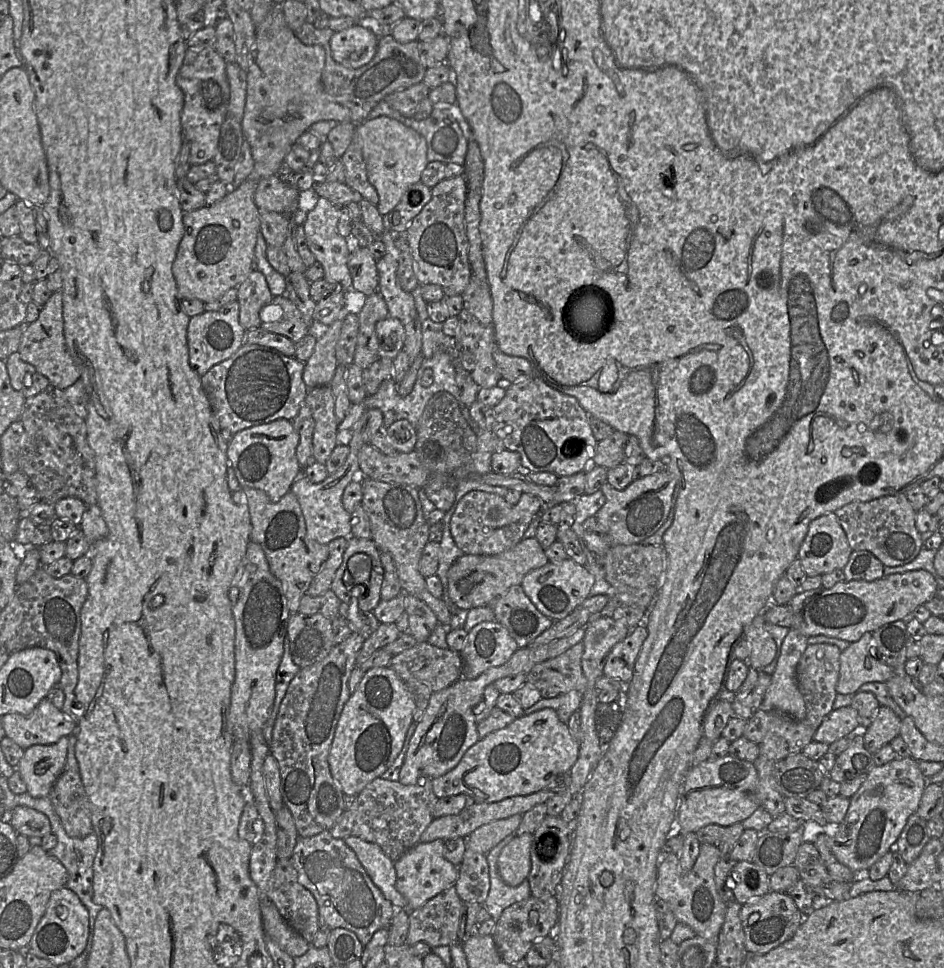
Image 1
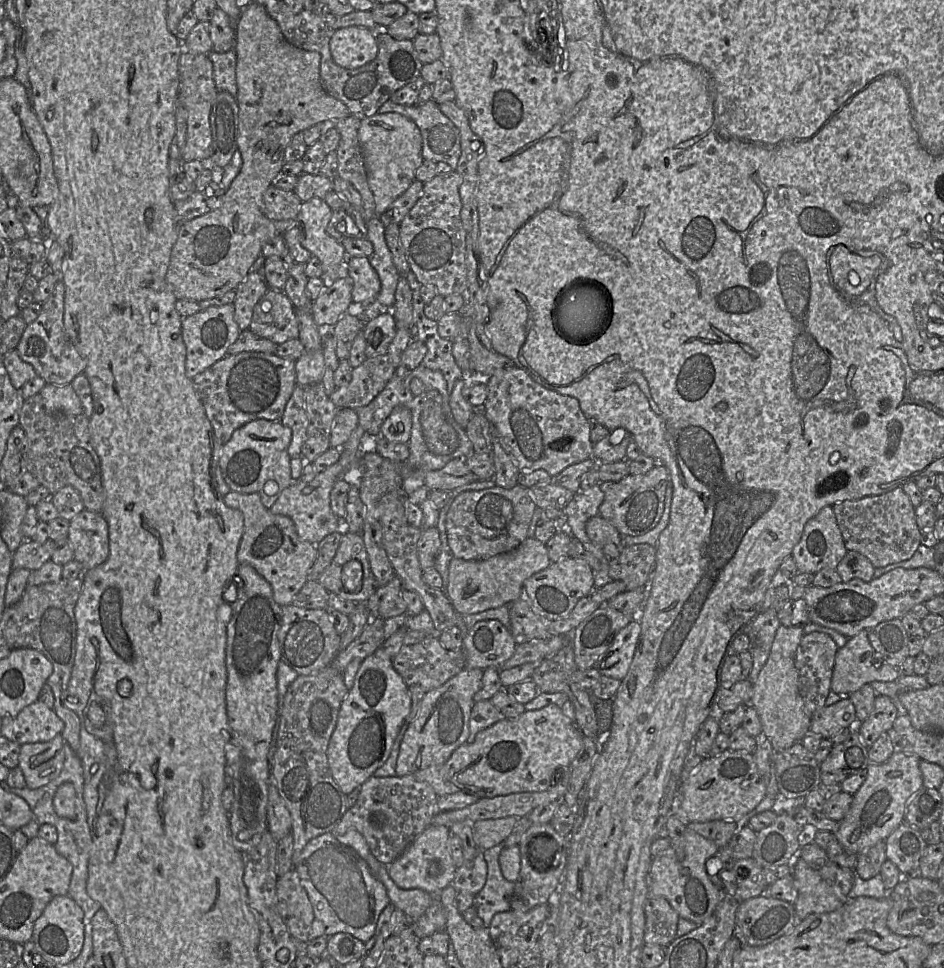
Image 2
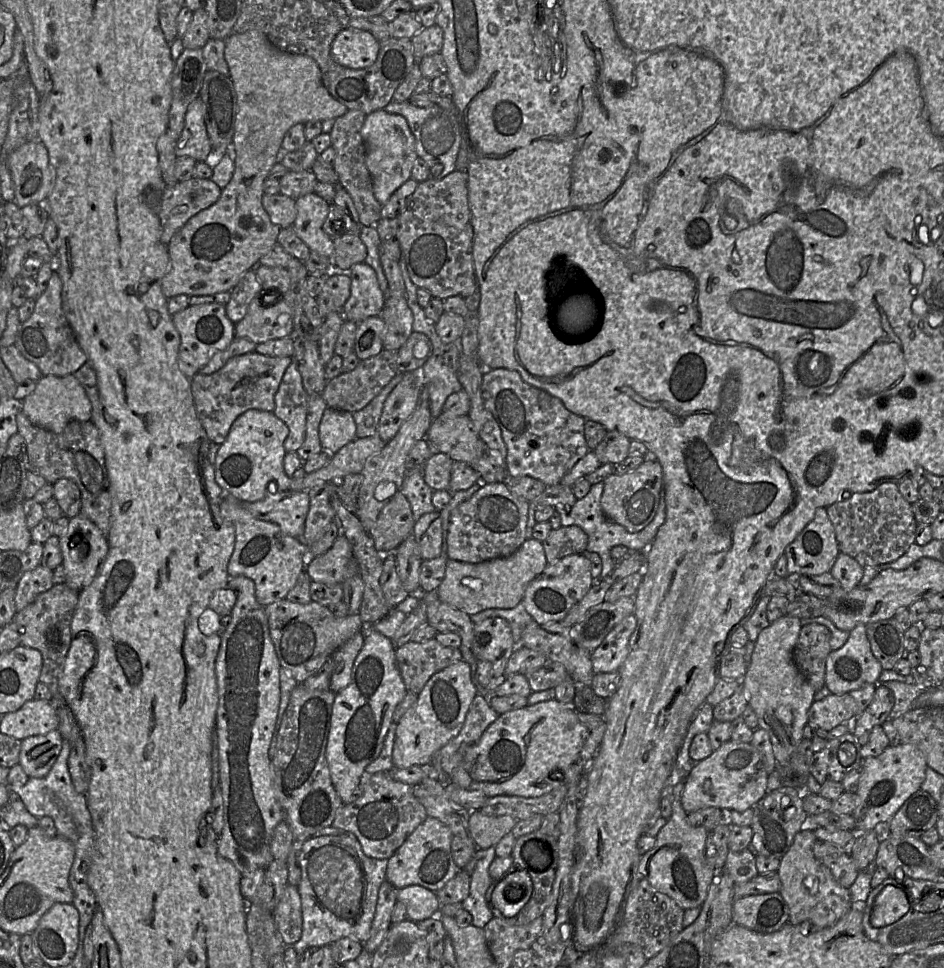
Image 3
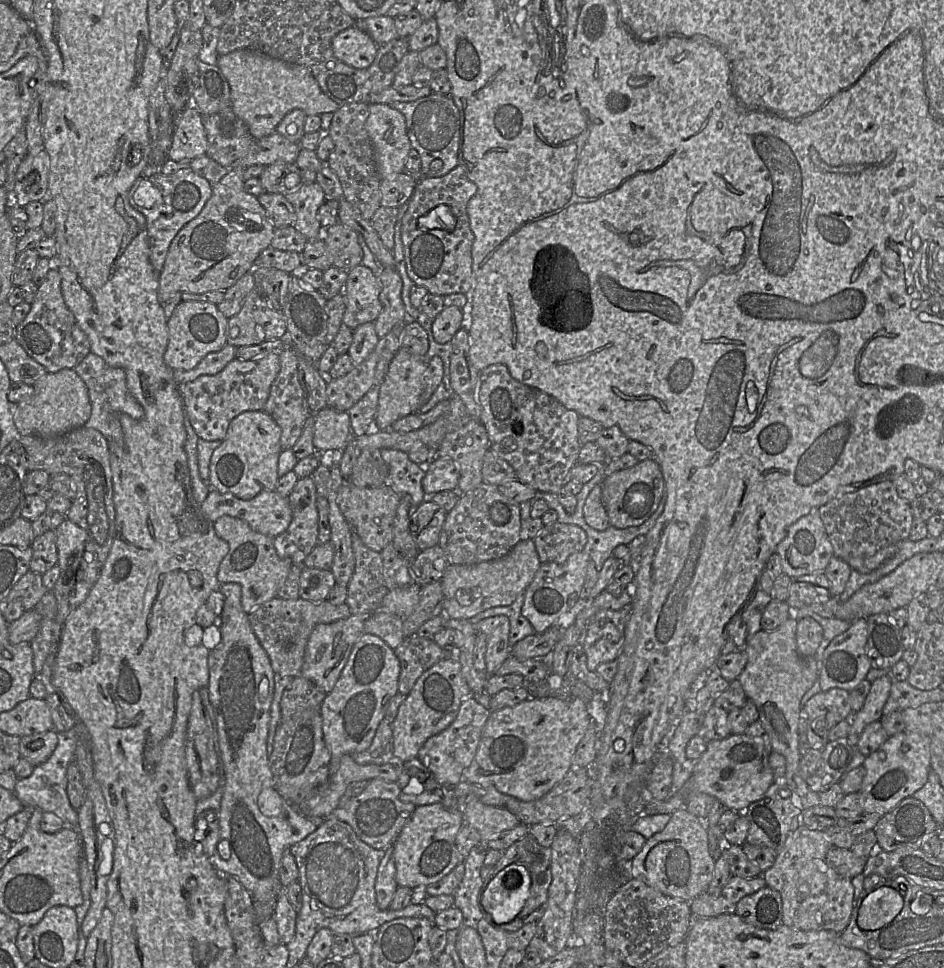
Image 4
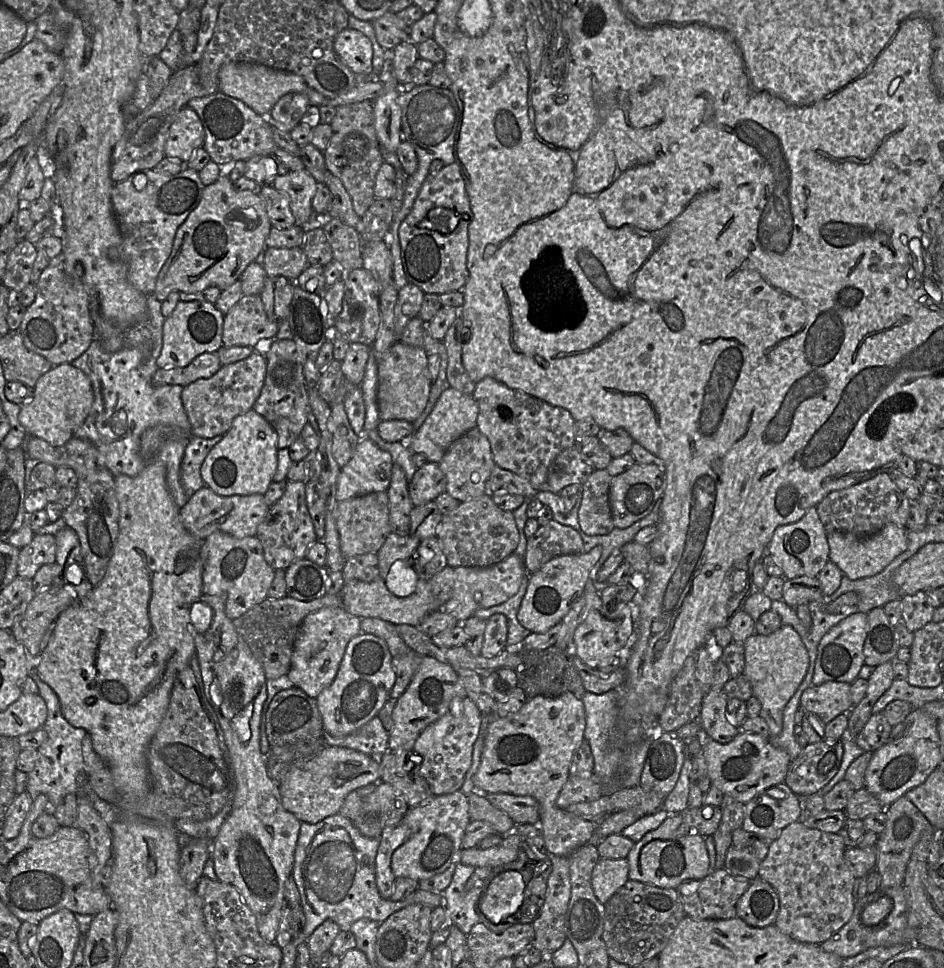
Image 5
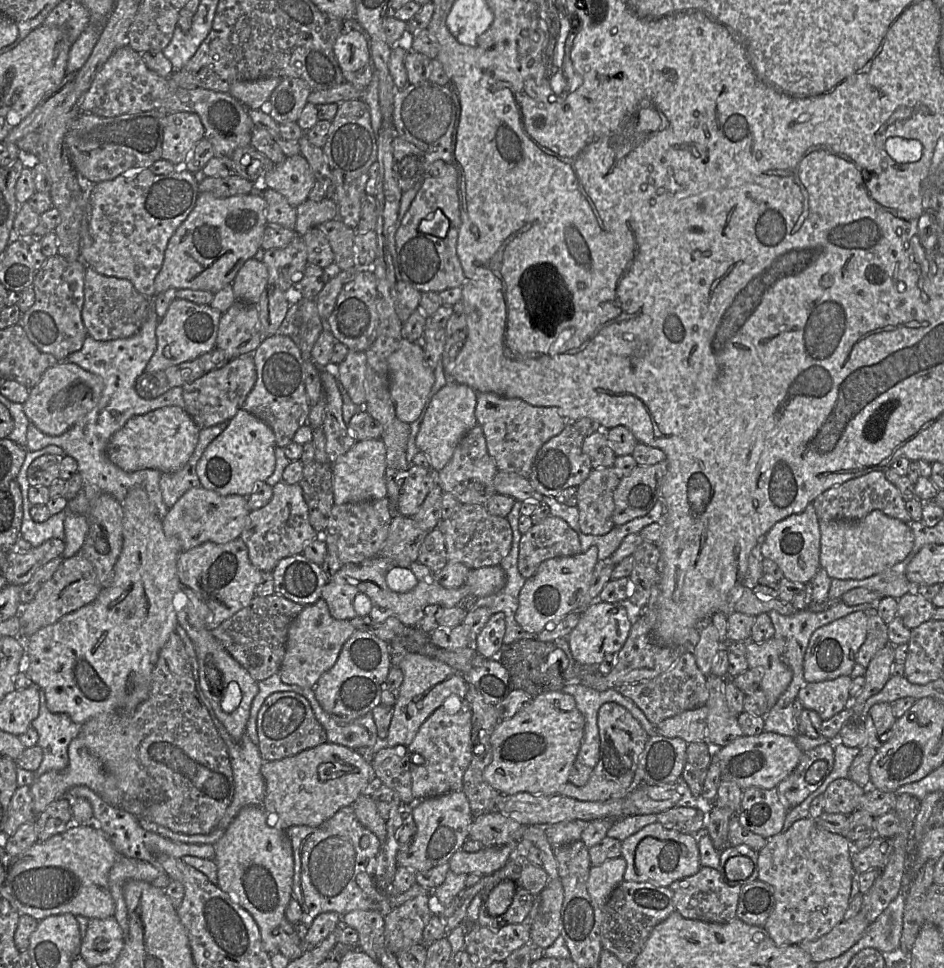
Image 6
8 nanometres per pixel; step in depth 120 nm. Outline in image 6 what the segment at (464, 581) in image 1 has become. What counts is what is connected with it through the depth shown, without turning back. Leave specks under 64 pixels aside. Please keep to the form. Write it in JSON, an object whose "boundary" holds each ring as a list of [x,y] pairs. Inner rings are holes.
{"boundary":[[[500,565],[470,569],[465,584],[469,588],[469,596],[480,598],[499,592],[504,588],[507,576]]]}

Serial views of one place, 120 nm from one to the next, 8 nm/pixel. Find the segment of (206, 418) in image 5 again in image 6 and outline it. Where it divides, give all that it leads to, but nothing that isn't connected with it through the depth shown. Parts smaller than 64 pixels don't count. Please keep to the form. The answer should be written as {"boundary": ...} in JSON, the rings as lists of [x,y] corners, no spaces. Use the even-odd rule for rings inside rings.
{"boundary":[[[253,354],[231,359],[221,368],[208,371],[200,378],[183,387],[185,410],[200,429],[222,422],[229,422],[242,406],[257,379]]]}

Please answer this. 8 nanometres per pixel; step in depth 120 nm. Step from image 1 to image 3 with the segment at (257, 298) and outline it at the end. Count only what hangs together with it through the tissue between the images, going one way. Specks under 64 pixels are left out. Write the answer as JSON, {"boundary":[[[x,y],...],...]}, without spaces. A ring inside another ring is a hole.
{"boundary":[[[254,269],[248,270],[238,281],[238,283],[230,291],[230,300],[226,304],[226,313],[228,318],[236,324],[239,322],[247,313],[251,301],[262,291],[262,287],[257,278]]]}

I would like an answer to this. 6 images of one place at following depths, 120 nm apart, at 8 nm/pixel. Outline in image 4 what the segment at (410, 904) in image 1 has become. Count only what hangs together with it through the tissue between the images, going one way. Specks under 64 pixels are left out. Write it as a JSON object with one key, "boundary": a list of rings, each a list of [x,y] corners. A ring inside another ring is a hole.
{"boundary":[[[441,803],[416,807],[394,842],[397,885],[414,890],[424,889],[463,862],[456,846],[456,836],[464,823],[462,810],[449,810]]]}

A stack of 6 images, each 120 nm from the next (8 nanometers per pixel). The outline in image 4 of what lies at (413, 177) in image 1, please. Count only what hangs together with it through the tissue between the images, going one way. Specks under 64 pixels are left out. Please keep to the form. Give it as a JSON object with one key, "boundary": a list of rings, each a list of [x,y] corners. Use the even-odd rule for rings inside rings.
{"boundary":[[[370,103],[365,128],[372,142],[380,177],[395,179],[403,173],[412,148],[404,115],[389,104]]]}

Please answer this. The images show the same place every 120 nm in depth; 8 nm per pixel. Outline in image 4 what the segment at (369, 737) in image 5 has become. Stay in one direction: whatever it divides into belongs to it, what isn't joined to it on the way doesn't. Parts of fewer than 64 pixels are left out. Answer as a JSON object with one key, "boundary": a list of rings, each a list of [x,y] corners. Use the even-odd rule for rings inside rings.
{"boundary":[[[385,720],[381,721],[369,748],[353,754],[352,757],[360,765],[384,765],[395,761],[392,726]]]}

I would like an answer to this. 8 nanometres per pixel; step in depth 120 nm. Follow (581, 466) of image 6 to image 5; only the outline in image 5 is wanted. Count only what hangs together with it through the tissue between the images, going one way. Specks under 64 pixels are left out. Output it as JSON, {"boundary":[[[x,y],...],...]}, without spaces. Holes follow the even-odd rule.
{"boundary":[[[574,445],[559,453],[547,471],[547,490],[559,493],[570,484],[582,485],[594,468],[582,459],[580,446]]]}

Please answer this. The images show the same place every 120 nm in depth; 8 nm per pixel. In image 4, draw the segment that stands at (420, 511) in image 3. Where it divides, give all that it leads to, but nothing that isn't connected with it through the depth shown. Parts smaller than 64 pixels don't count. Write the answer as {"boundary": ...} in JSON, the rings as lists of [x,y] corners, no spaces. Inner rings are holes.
{"boundary":[[[381,449],[380,455],[388,467],[388,486],[400,497],[410,496],[416,506],[428,498],[422,488],[424,466],[412,462],[408,453],[400,450]]]}

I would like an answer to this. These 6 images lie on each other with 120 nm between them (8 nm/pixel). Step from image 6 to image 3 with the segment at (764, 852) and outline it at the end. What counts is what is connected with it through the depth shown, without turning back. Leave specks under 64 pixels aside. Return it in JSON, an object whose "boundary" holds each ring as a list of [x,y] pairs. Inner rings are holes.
{"boundary":[[[800,830],[788,852],[780,859],[777,874],[781,881],[780,894],[789,908],[789,921],[792,925],[809,925],[815,932],[835,925],[852,908],[850,890],[842,887],[832,872],[813,854],[817,838],[814,830]]]}

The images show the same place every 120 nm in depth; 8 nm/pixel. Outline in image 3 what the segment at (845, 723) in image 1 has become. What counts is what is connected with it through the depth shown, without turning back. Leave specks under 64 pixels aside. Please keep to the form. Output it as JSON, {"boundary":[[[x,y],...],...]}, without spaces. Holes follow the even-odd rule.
{"boundary":[[[849,693],[830,694],[812,703],[808,724],[814,730],[820,728],[830,732],[839,724],[853,722],[856,717],[856,704]]]}

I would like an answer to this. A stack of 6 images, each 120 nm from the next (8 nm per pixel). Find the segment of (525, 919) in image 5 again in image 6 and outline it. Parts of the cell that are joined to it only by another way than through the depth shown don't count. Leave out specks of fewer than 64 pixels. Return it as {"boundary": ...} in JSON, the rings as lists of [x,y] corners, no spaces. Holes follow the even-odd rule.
{"boundary":[[[517,856],[510,860],[498,871],[487,876],[487,884],[479,892],[482,897],[482,905],[479,909],[477,925],[497,932],[499,929],[510,924],[521,924],[529,915],[535,899],[537,899],[548,883],[548,875],[542,866],[531,863],[526,856]],[[504,880],[512,880],[515,883],[515,895],[507,911],[497,917],[490,916],[485,909],[485,901],[494,887]]]}

